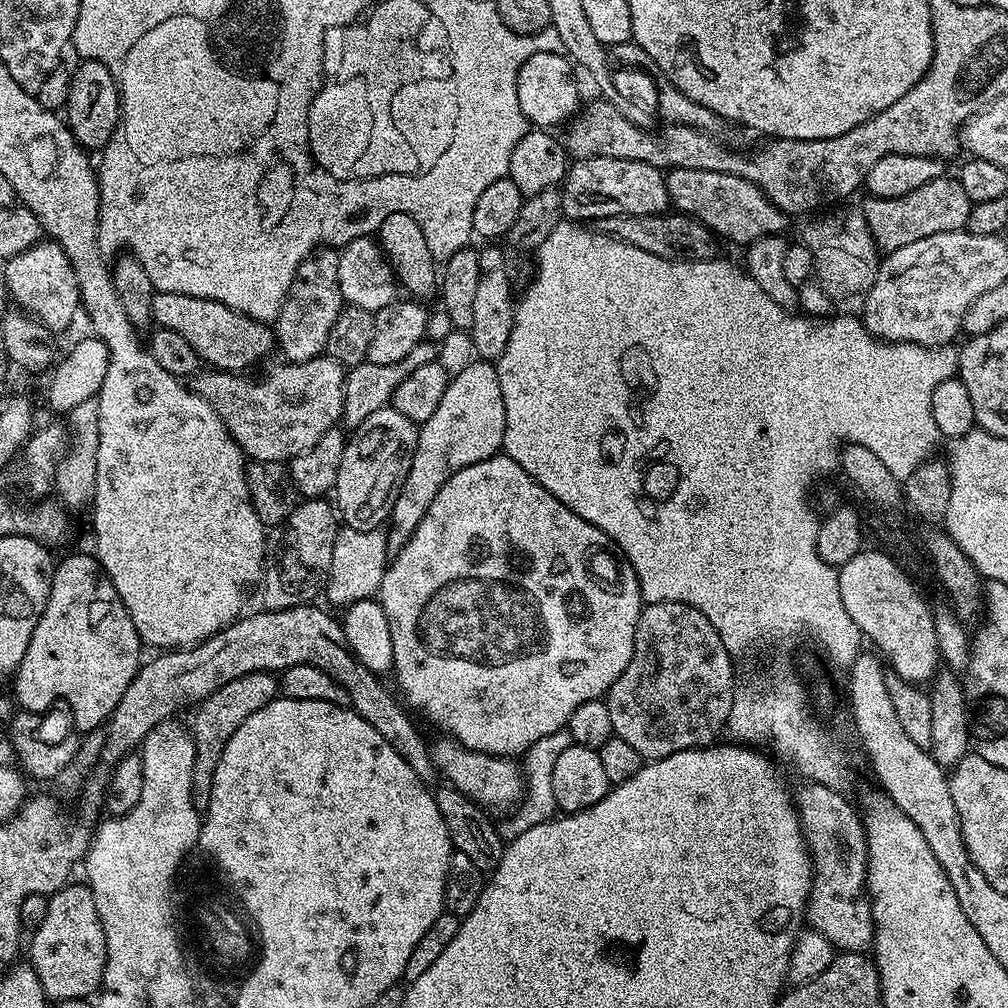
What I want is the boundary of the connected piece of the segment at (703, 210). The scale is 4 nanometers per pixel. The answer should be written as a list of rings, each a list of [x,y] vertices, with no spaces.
[[[673,168],[667,173],[668,199],[677,213],[695,216],[701,220],[717,237],[725,236],[736,244],[747,246],[760,236],[778,236],[785,230],[785,213],[778,210],[750,182],[738,178],[734,174],[722,174],[714,170],[690,170],[689,168]]]

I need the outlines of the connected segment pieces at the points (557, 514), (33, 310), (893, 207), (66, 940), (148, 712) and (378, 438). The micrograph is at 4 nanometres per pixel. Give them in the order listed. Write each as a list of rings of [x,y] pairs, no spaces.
[[[503,454],[491,456],[482,462],[474,462],[474,466],[466,466],[462,470],[458,470],[458,474],[454,474],[450,478],[450,482],[446,482],[446,486],[442,486],[442,490],[438,490],[438,494],[434,494],[434,502],[430,502],[430,510],[426,510],[422,522],[418,522],[418,530],[414,530],[412,537],[401,546],[399,552],[391,557],[385,570],[385,576],[382,578],[378,593],[379,600],[379,607],[390,622],[390,638],[394,642],[394,662],[392,663],[394,677],[396,676],[396,684],[400,687],[401,693],[399,692],[399,695],[406,701],[407,707],[409,709],[421,708],[444,731],[441,733],[447,734],[451,739],[457,740],[458,743],[470,750],[485,752],[491,756],[510,756],[513,758],[526,753],[528,748],[534,746],[540,738],[546,738],[547,735],[567,729],[570,714],[574,714],[574,710],[578,706],[582,706],[582,702],[599,700],[607,693],[608,687],[620,677],[622,670],[626,670],[626,666],[630,662],[630,654],[634,654],[634,630],[638,626],[642,607],[638,578],[634,574],[628,559],[616,547],[616,543],[605,532],[598,530],[598,526],[586,522],[586,518],[574,514],[574,510],[570,510],[562,502],[558,502],[558,498],[554,498],[554,494],[550,494],[550,490],[546,490],[534,477],[526,474],[526,470],[522,470],[522,466],[518,466],[518,462],[514,462],[509,456]]]
[[[41,242],[28,248],[22,254],[12,256],[3,265],[4,284],[8,292],[17,300],[19,307],[28,315],[41,320],[47,328],[64,328],[76,316],[76,308],[81,307],[80,291],[74,270],[66,254],[55,242]]]
[[[948,179],[926,182],[926,186],[918,186],[918,190],[902,194],[902,198],[865,199],[862,209],[876,247],[890,253],[902,246],[910,246],[910,242],[918,242],[918,238],[930,238],[930,234],[966,229],[966,218],[970,218],[972,200],[966,198],[966,190],[962,190],[959,179]]]
[[[69,882],[56,892],[48,896],[48,909],[46,918],[31,933],[32,957],[30,963],[32,969],[38,974],[42,982],[42,990],[49,1001],[58,1000],[83,1000],[91,997],[99,989],[104,978],[106,966],[106,934],[102,930],[102,922],[98,918],[96,903],[92,897],[87,883]]]
[[[309,602],[277,612],[249,611],[227,624],[220,632],[215,632],[209,640],[187,650],[161,651],[149,664],[148,661],[141,663],[136,677],[132,679],[130,686],[126,686],[126,694],[122,694],[122,702],[118,702],[107,721],[108,734],[103,737],[103,763],[108,763],[108,766],[115,765],[123,756],[139,749],[146,734],[150,734],[154,726],[175,717],[179,708],[184,708],[187,704],[199,704],[201,700],[214,694],[214,690],[226,686],[226,682],[242,678],[242,674],[279,674],[295,664],[309,664],[330,674],[334,682],[338,682],[348,691],[348,702],[352,711],[370,722],[370,726],[374,726],[374,730],[378,730],[378,734],[382,734],[382,738],[386,738],[390,746],[394,746],[394,750],[402,754],[406,766],[410,766],[410,770],[414,770],[420,780],[432,782],[432,779],[437,779],[432,749],[426,740],[424,742],[419,730],[412,725],[405,705],[384,689],[384,684],[380,681],[383,679],[378,678],[377,673],[366,670],[366,666],[358,662],[358,658],[344,643],[341,621],[337,617],[335,620],[330,613],[315,608],[316,606],[315,603]]]
[[[391,406],[374,410],[347,437],[334,489],[335,507],[347,527],[374,531],[387,521],[390,501],[397,487],[404,483],[417,446],[418,425]]]

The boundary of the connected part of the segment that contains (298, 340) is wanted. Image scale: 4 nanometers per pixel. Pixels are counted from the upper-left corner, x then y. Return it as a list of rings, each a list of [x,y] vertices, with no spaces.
[[[320,250],[298,266],[294,282],[280,308],[280,332],[278,328],[274,336],[278,352],[284,355],[283,359],[289,364],[306,362],[325,355],[330,326],[334,326],[341,308],[346,304],[338,282],[339,261],[339,251]]]

